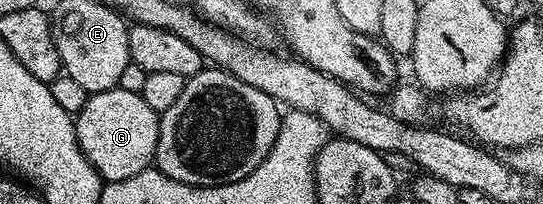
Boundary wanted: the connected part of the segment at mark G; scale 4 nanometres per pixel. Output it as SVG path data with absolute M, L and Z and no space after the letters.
M118 87L88 96L85 107L75 117L77 143L85 159L104 182L129 179L137 171L145 171L154 162L160 114L145 103L140 93Z

